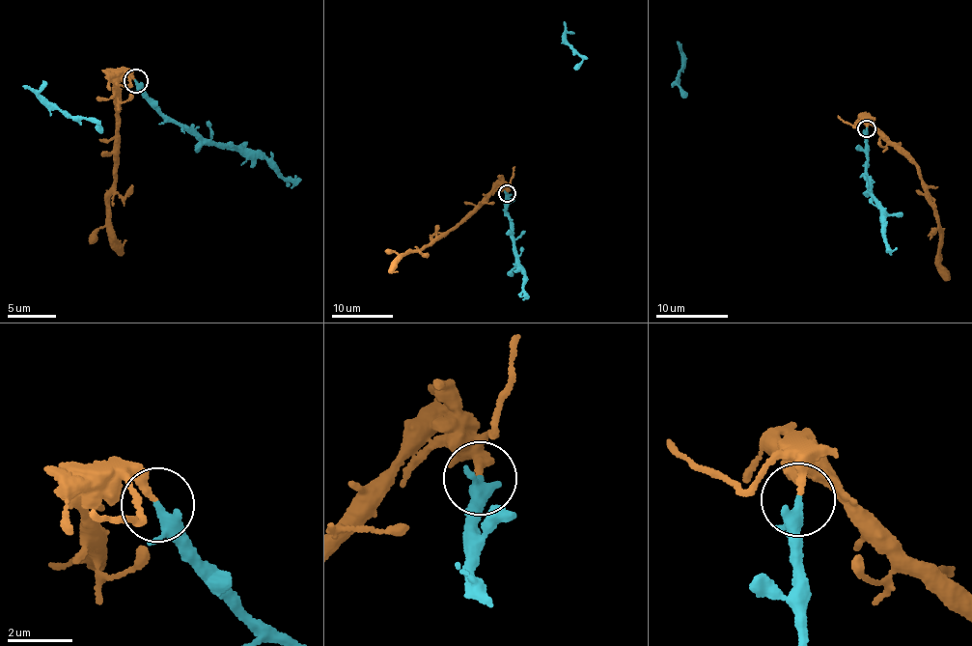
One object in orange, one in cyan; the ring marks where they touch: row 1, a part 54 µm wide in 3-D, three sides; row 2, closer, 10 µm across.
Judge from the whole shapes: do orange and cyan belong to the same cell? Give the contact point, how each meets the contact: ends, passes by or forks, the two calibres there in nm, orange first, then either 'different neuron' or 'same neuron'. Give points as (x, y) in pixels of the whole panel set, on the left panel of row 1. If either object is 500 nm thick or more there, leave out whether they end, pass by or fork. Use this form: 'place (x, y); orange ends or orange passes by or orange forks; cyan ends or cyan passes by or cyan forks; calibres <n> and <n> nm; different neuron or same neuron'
place (135, 81); orange ends; cyan passes by; calibres 240 and 280 nm; different neuron

